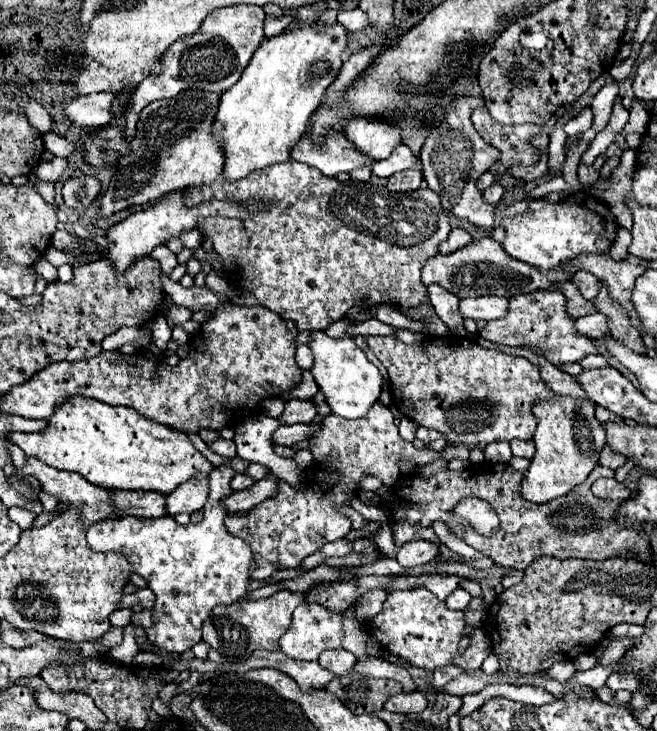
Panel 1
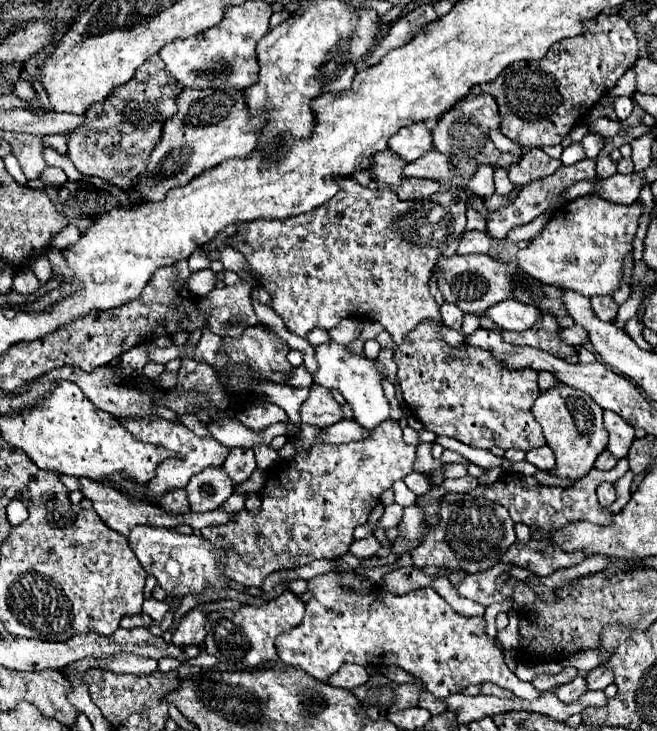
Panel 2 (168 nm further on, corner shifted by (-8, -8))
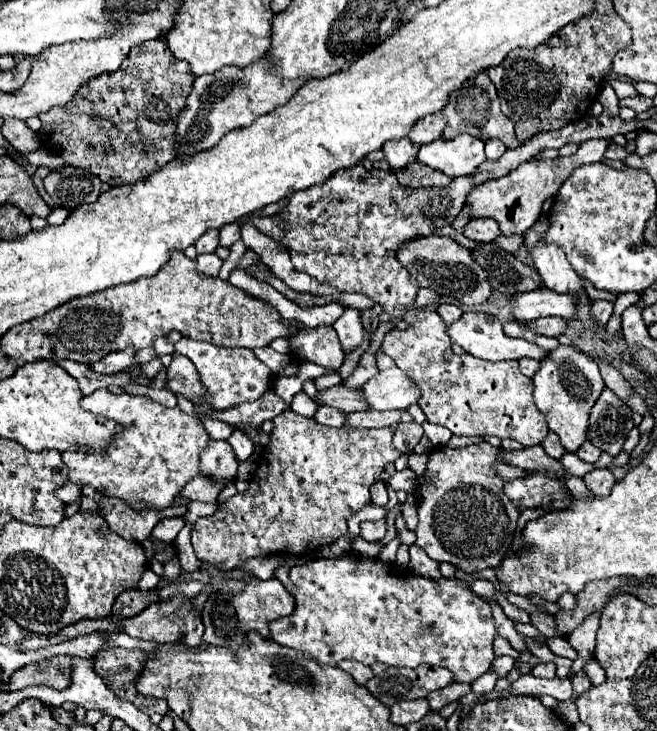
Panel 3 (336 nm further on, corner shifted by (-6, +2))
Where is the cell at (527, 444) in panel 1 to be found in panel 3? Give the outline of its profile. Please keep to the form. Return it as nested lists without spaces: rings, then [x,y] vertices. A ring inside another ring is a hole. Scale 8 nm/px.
[[[549,432],[549,434],[545,436],[545,440],[541,442],[541,446],[543,446],[545,454],[551,456],[551,458],[557,458],[557,460],[559,460],[559,458],[565,454],[565,448],[561,446],[557,434],[553,434],[553,432]]]

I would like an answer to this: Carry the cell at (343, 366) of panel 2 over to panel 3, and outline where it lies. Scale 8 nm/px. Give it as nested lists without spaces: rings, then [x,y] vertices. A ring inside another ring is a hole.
[[[399,368],[379,372],[371,380],[367,380],[359,390],[369,410],[379,412],[405,410],[419,398],[417,386],[413,386],[413,382]]]

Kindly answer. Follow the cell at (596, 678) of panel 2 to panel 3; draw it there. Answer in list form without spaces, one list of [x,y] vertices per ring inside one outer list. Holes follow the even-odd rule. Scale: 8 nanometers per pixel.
[[[579,670],[573,678],[571,678],[571,682],[573,682],[573,690],[575,690],[575,696],[579,696],[579,694],[583,694],[589,686],[591,686],[591,680],[589,680],[589,676],[583,672],[583,670]]]

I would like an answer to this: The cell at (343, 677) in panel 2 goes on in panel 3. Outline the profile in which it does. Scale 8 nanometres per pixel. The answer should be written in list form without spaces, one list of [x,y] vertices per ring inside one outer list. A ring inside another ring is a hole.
[[[341,660],[341,662],[337,664],[337,668],[345,670],[347,674],[351,674],[357,684],[365,684],[369,678],[373,678],[371,668],[365,666],[365,664],[361,664],[361,662],[357,662],[357,660]]]

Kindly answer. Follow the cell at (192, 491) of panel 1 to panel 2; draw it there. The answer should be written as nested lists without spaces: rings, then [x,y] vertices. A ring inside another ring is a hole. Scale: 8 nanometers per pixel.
[[[205,468],[203,472],[195,474],[187,484],[187,494],[193,512],[209,512],[221,506],[227,496],[233,492],[231,478],[223,472],[223,468]]]

